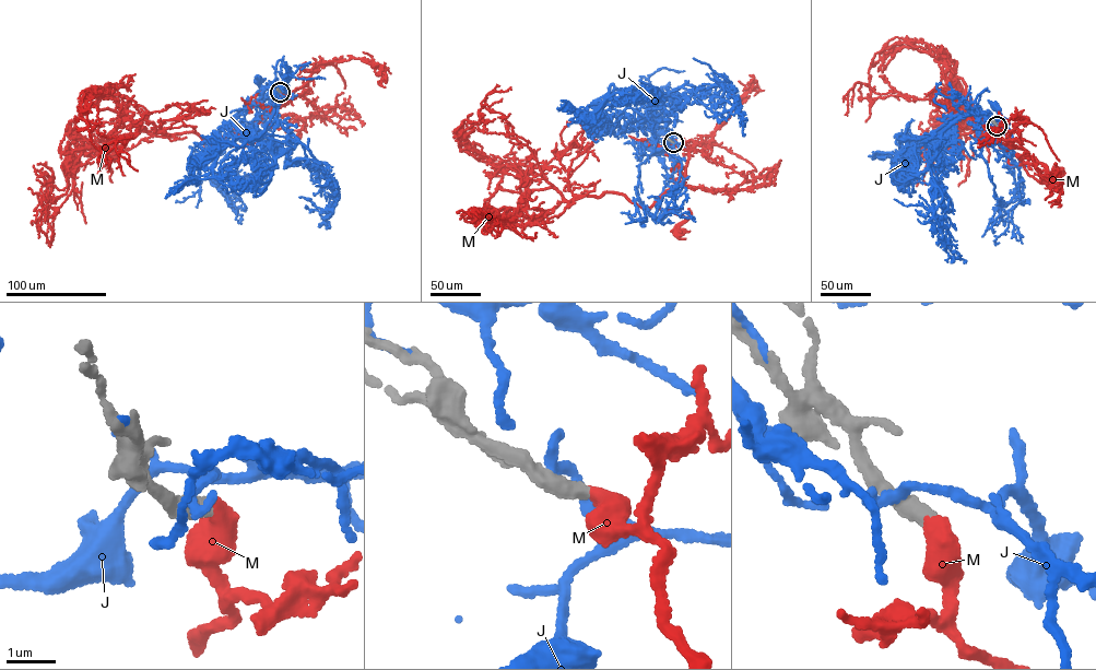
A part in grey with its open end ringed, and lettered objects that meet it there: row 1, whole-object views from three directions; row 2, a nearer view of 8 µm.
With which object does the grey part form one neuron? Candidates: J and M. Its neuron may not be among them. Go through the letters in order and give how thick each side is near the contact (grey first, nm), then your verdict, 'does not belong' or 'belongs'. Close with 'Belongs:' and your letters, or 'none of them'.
J: 440/260 nm | does not belong
M: 360/500 nm | belongs
Belongs: M

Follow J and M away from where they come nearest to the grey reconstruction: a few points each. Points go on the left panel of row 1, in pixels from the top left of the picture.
J: (280, 92), (267, 98), (270, 105), (266, 105), (261, 101), (259, 80)
M: (280, 92), (286, 103), (227, 139), (239, 147), (254, 142), (251, 133), (235, 131)

